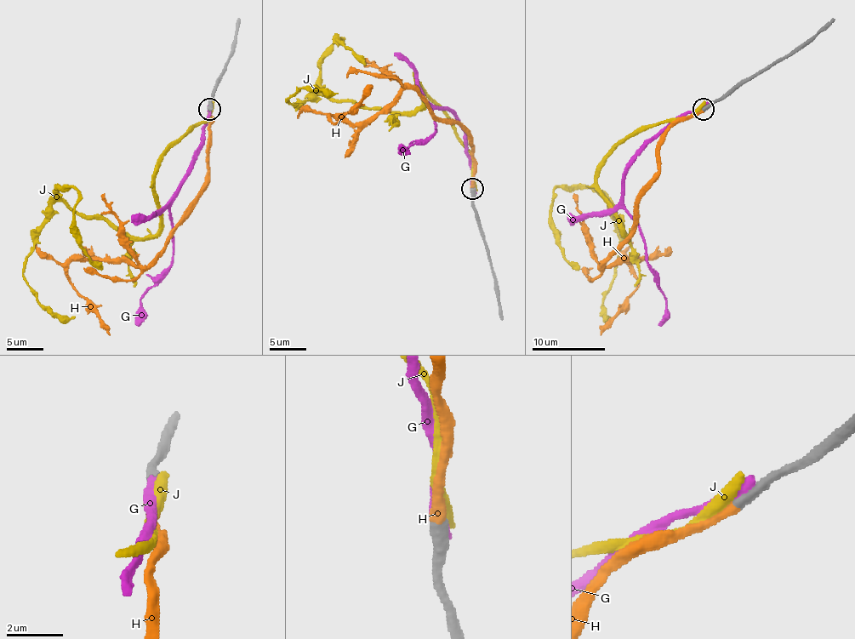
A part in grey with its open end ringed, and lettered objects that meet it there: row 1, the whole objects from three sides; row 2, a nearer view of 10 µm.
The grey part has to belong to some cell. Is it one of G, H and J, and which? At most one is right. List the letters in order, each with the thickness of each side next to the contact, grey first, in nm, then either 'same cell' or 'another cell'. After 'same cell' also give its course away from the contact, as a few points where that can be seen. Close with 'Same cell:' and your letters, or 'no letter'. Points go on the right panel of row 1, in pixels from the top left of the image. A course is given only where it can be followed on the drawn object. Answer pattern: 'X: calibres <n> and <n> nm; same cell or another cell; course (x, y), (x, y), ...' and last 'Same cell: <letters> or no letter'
G: calibres 550 and 550 nm; another cell
H: calibres 480 and 440 nm; same cell; course (703, 108), (667, 132), (659, 175), (640, 199), (635, 229), (602, 262), (637, 260), (637, 288), (601, 335)
J: calibres 480 and 500 nm; another cell
Same cell: H

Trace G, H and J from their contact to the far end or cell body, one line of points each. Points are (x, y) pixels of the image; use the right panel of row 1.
G: (705, 105), (678, 115), (624, 175), (624, 210), (640, 229), (645, 260), (665, 300), (659, 326)
H: (703, 108), (667, 132), (659, 175), (640, 199), (635, 229), (602, 262), (637, 260), (637, 288), (601, 335)
J: (703, 108), (634, 130), (599, 172), (597, 192), (626, 238), (610, 202), (619, 256), (602, 306), (608, 319)

